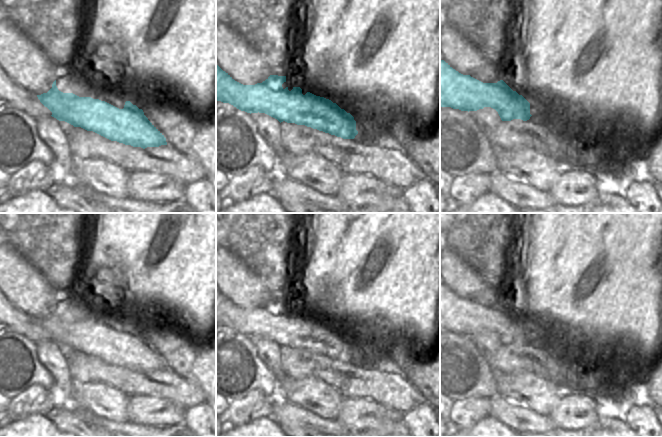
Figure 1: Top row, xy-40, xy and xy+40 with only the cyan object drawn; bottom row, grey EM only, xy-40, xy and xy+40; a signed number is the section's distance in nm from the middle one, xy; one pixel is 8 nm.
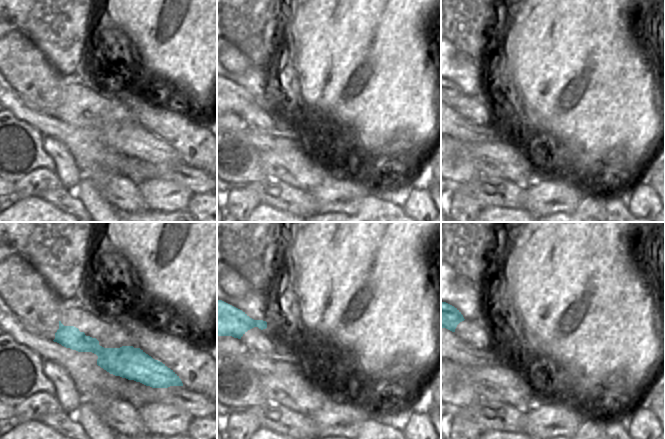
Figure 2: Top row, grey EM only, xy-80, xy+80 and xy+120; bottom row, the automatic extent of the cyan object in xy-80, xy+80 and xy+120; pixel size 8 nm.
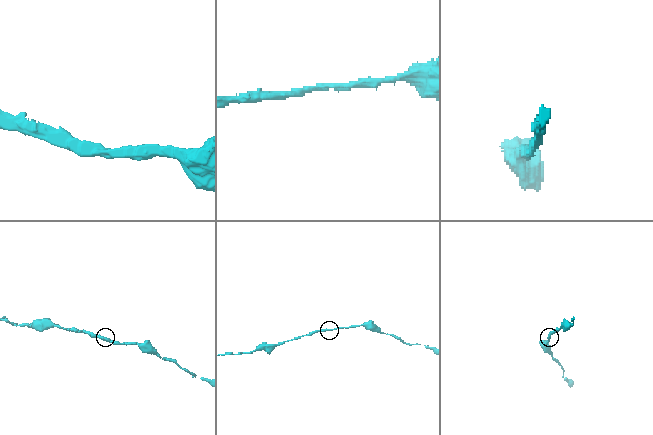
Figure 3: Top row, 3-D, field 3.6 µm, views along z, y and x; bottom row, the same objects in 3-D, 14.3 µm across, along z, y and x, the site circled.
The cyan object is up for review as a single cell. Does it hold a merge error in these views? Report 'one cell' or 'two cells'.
one cell

